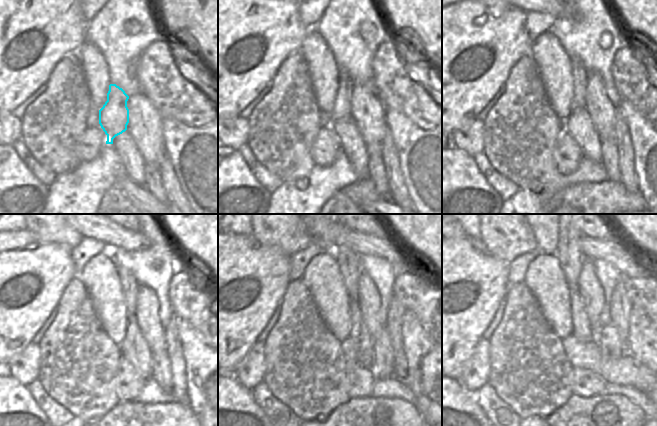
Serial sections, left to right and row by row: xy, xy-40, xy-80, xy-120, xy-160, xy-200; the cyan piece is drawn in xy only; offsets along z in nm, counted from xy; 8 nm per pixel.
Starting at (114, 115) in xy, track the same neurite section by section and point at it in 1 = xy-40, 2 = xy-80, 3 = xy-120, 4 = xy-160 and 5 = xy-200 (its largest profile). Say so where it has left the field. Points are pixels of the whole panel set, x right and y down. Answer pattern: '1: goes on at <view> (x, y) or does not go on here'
1: goes on at xy-40 (342, 107)
2: goes on at xy-80 (579, 72)
3: goes on at xy-120 (128, 282)
4: goes on at xy-160 (347, 260)
5: goes on at xy-200 (568, 253)

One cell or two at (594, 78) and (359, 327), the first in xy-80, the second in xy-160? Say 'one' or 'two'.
two

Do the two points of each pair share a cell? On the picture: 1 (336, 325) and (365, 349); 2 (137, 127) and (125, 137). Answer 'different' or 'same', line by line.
1: different
2: different

